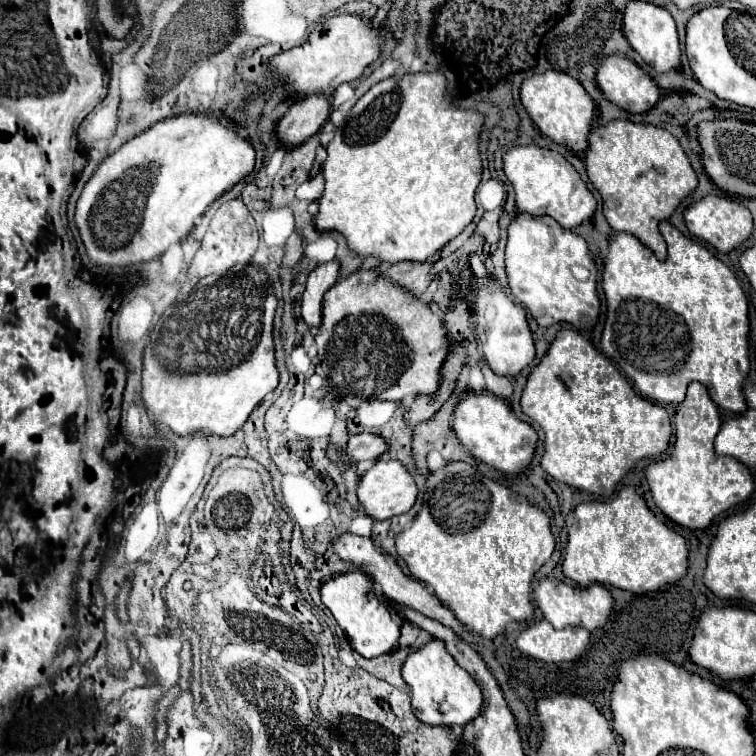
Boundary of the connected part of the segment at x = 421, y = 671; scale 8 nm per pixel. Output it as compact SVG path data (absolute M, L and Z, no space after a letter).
M431 639L407 657L403 665L403 679L411 687L411 705L415 717L427 725L465 727L481 713L481 689L471 679L471 675L455 663L441 639Z

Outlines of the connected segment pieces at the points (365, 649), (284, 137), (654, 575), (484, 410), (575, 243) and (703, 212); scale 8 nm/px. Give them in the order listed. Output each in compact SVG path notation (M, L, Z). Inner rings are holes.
M355 569L355 571L349 571L349 573L329 579L321 587L321 601L333 613L339 627L347 633L351 647L359 655L379 657L379 655L385 655L397 647L399 625L391 619L389 609L375 595L373 583L369 583L369 579L365 579L365 575L361 575L361 569Z
M313 93L295 101L277 125L277 135L285 147L297 147L313 137L329 119L331 95Z
M623 487L617 497L603 503L593 501L577 505L563 559L565 577L577 585L587 587L601 583L643 595L679 581L687 573L687 567L687 541L661 523L633 487Z
M487 391L463 395L453 413L453 429L475 459L503 471L505 475L521 475L529 467L539 441L537 431L529 423L519 421L505 399Z
M519 213L513 223L509 225L509 239L505 249L505 269L507 269L507 281L511 287L511 293L525 305L529 315L537 321L541 329L553 325L553 323L569 323L577 329L591 331L599 319L601 313L601 299L597 295L597 267L595 259L589 251L589 245L583 237L579 237L573 231L567 231L563 227L557 227L559 223L545 215L529 215ZM583 271L589 275L585 277Z
M709 195L709 197L689 205L685 209L685 223L687 223L687 229L691 235L695 235L697 239L705 239L719 253L731 253L733 249L741 247L741 243L745 243L753 231L753 219L745 205L741 205L733 199L715 197L715 195Z

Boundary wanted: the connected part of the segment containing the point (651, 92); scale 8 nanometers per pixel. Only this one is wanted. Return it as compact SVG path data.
M609 55L597 69L603 95L627 113L645 113L661 99L657 83L629 57Z

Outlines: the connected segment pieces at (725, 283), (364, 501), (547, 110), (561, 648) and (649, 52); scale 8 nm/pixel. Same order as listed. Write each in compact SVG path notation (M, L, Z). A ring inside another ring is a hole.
M661 221L659 231L661 231L663 239L667 241L667 249L669 249L669 255L667 255L665 261L659 261L649 247L641 245L641 241L637 237L629 235L629 233L615 233L609 241L609 247L605 251L605 269L603 269L603 281L601 281L601 287L605 291L605 299L607 299L607 321L605 321L605 329L603 329L603 337L601 337L603 353L617 365L617 369L647 399L653 399L657 403L683 403L687 385L691 381L699 381L707 387L707 391L709 391L709 395L711 395L711 399L717 407L729 411L733 415L739 415L747 409L745 395L743 395L743 385L745 385L745 379L747 379L747 373L749 373L749 303L747 303L747 297L745 297L743 289L739 287L733 271L723 261L719 261L707 247L703 247L701 243L685 237L669 221Z
M385 457L379 459L367 473L363 473L363 477L359 481L359 489L357 489L359 501L365 507L367 515L377 521L407 513L415 505L417 493L419 493L419 489L415 485L411 473L407 471L407 467L401 461L393 461L393 459L385 459Z
M545 71L533 75L525 79L521 85L521 103L525 105L529 117L543 135L547 135L559 145L569 147L571 151L587 151L589 147L587 137L597 107L577 79L561 71Z
M539 621L529 625L519 637L517 647L539 661L547 663L561 663L561 661L575 661L583 655L585 647L589 645L591 633L583 627L565 627L553 629L549 621Z
M629 1L625 7L625 19L623 19L623 31L629 39L631 47L643 57L647 65L651 65L655 71L665 73L679 67L681 49L679 49L679 35L675 27L675 19L671 13L663 7L657 7L649 1Z

